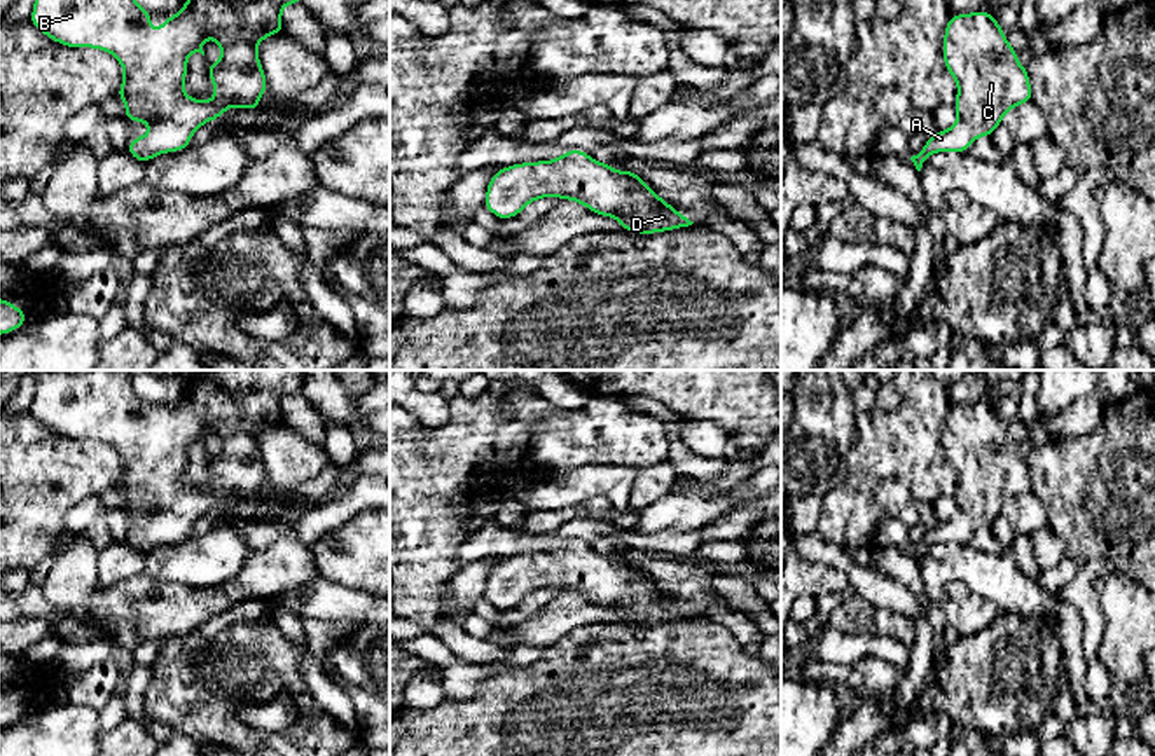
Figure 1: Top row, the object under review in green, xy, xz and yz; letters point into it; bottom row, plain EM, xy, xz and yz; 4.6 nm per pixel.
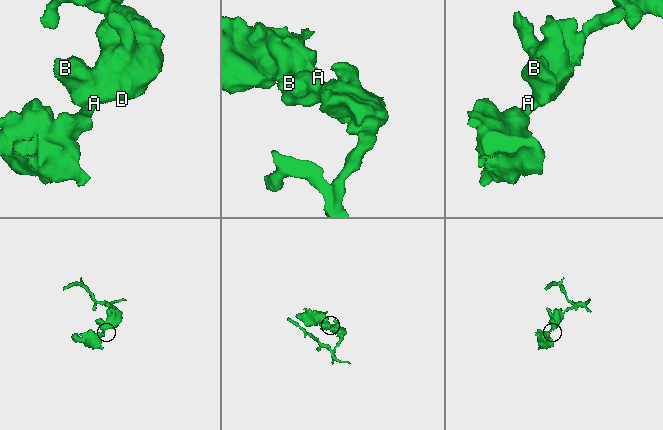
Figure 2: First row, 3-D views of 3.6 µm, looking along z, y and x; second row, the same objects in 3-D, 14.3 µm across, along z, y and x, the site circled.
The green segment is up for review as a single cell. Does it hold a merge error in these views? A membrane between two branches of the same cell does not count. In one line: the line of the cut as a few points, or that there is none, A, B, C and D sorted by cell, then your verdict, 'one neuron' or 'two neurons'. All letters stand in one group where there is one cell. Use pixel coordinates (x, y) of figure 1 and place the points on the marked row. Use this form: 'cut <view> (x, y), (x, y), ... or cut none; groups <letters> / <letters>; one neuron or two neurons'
cut none; groups A B C D; one neuron

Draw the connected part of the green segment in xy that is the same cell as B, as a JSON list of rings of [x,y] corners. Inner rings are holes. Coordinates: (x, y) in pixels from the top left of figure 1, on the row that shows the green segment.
[[[35,0],[30,23],[51,40],[82,49],[107,51],[124,68],[124,80],[115,94],[126,103],[124,119],[147,122],[152,129],[128,143],[136,161],[149,162],[164,152],[189,148],[190,138],[203,124],[220,119],[229,107],[260,110],[260,96],[267,91],[266,75],[257,54],[257,44],[281,33],[281,9],[302,0],[187,0],[178,14],[163,21],[161,30],[150,28],[150,10],[135,0]],[[204,38],[218,42],[222,59],[208,63],[215,87],[210,101],[197,101],[183,93],[187,58],[201,52]]]

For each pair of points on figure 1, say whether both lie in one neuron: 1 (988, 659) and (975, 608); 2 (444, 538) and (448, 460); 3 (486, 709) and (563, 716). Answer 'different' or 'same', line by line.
1: different
2: same
3: same

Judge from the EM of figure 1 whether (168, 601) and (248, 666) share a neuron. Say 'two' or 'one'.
two

